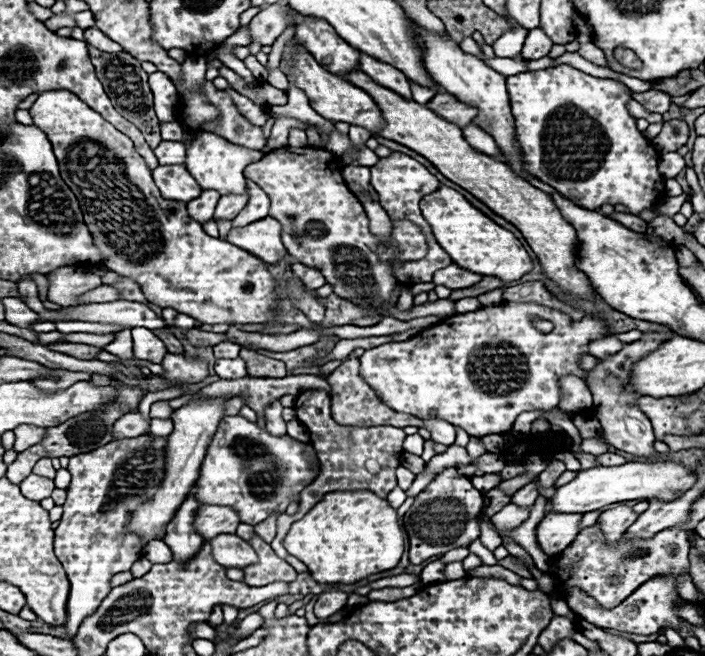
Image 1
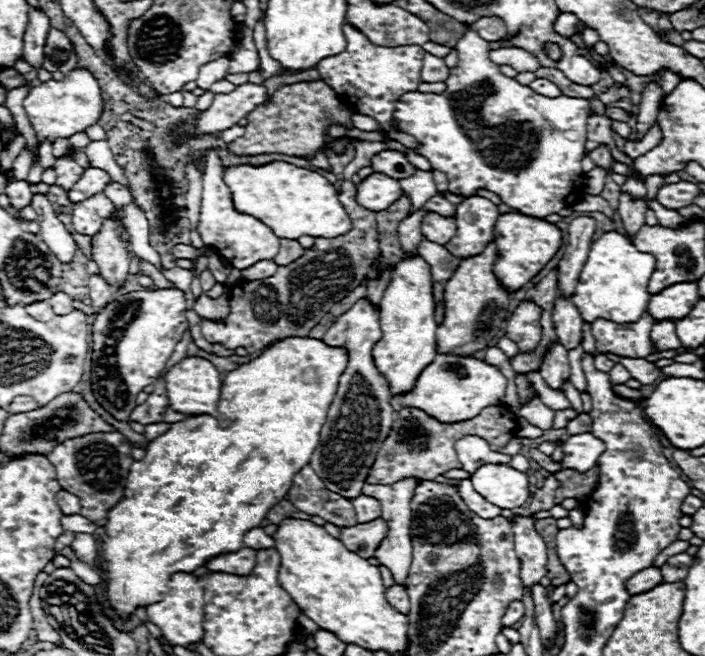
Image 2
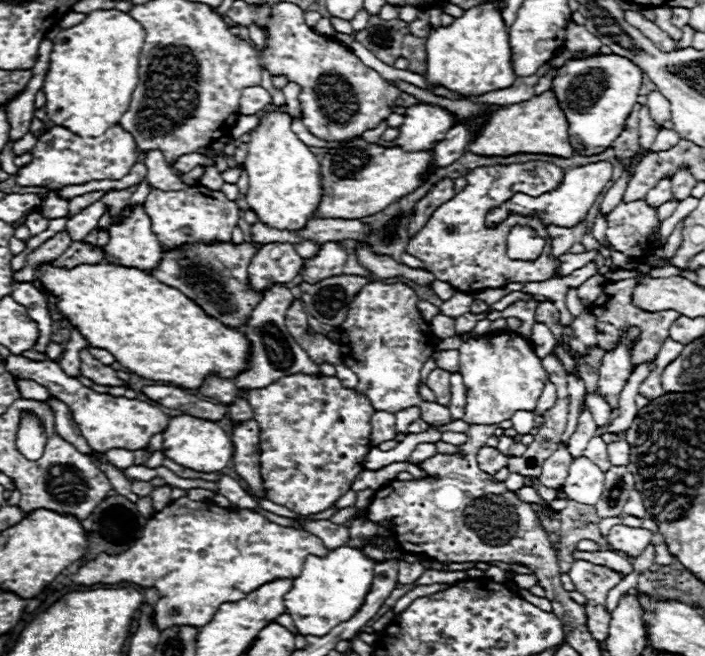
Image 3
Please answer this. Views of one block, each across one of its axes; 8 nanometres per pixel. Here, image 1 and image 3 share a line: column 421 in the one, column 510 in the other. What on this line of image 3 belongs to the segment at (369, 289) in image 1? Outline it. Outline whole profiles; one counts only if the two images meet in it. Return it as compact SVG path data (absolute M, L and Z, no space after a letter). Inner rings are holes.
M514 226L506 240L506 254L512 260L534 262L546 246L546 240L540 238L530 226ZM518 300L512 306L508 306L506 310L502 310L504 318L518 318L522 324L516 328L516 332L522 338L530 338L532 334L532 326L536 324L536 308L540 302L536 300Z

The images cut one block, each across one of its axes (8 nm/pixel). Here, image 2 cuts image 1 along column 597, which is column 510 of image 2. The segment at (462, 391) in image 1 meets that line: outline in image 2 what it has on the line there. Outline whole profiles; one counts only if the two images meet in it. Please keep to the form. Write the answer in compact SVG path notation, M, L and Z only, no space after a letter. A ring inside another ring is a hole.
M522 302L506 322L506 336L516 342L520 352L528 352L540 342L540 322L538 306L532 302Z

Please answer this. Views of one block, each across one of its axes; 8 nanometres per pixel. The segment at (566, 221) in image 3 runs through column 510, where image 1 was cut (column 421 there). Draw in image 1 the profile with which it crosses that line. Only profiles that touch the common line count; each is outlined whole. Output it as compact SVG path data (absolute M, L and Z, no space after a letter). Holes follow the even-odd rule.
M440 186L436 192L426 194L420 200L420 210L426 222L432 226L438 244L450 254L454 264L458 264L460 268L482 276L494 276L502 280L504 286L514 280L520 280L532 270L532 258L528 256L520 240L510 230L498 226L494 220L476 210L456 190Z

